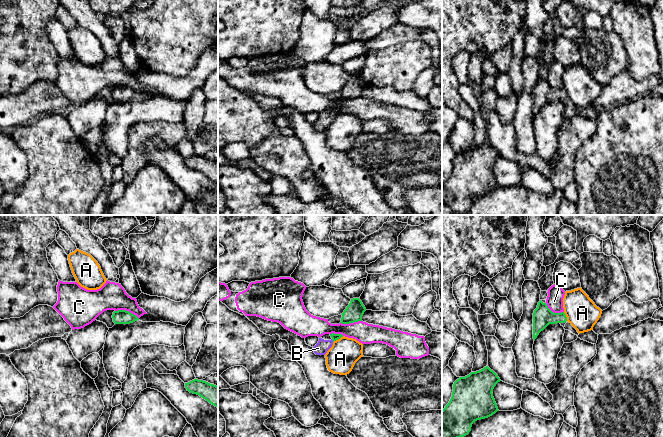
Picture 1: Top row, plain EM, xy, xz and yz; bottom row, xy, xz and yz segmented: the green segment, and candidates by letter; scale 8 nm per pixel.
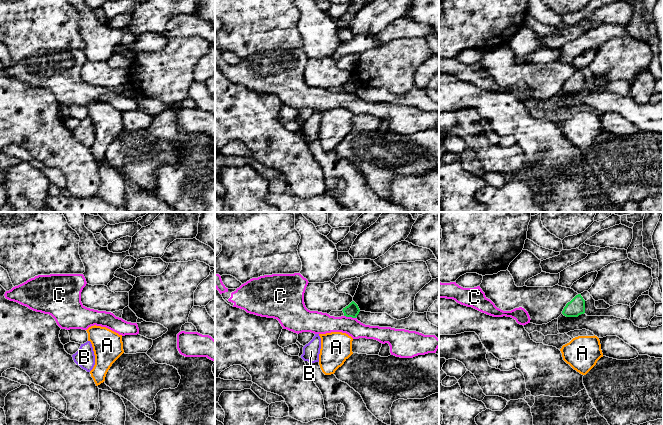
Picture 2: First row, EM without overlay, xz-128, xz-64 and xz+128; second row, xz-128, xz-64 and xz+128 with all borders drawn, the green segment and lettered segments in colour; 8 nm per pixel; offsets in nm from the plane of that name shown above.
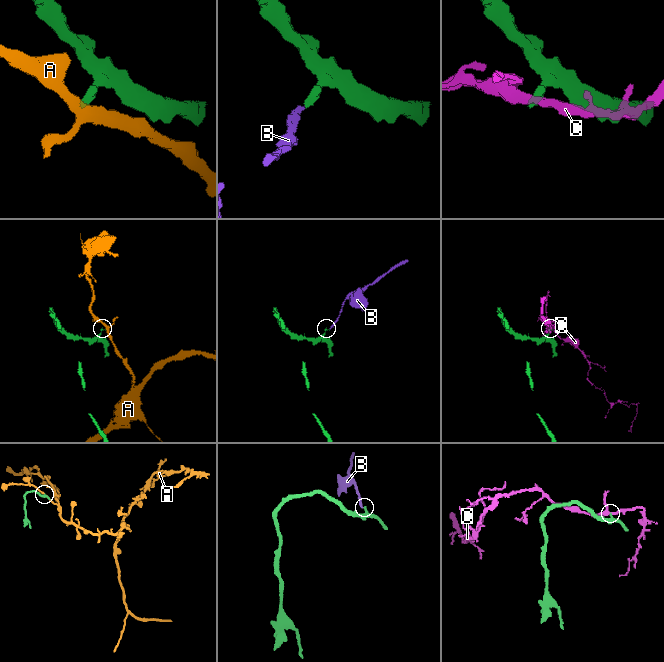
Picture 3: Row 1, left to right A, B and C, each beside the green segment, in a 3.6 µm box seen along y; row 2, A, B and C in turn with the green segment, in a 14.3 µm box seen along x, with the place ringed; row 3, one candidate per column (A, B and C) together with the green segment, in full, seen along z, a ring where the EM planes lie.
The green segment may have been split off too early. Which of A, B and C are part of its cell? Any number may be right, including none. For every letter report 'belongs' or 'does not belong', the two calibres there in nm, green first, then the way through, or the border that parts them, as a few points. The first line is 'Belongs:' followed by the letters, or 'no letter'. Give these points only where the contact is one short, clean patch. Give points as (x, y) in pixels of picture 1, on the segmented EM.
Belongs: B
A: does not belong; calibres 50 and 240 nm; border xz (343, 336), (333, 342)
B: belongs; calibres 50 and 110 nm; way xz (334, 337), (332, 339), (321, 348)
C: does not belong; calibres 110 and 220 nm; border xy (115, 310), (128, 310), (138, 318)

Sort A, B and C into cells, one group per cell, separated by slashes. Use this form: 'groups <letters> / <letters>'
groups A / B / C

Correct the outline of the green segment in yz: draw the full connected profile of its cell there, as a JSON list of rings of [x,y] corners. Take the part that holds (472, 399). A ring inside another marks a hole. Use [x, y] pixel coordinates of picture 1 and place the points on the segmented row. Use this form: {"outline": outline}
{"outline": [[[488,366],[457,379],[452,397],[442,410],[442,437],[464,437],[475,421],[499,411],[492,392],[500,381]]]}

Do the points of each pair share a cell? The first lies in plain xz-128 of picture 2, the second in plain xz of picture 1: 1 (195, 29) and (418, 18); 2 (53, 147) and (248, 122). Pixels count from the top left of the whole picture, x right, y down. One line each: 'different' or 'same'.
1: different
2: same

